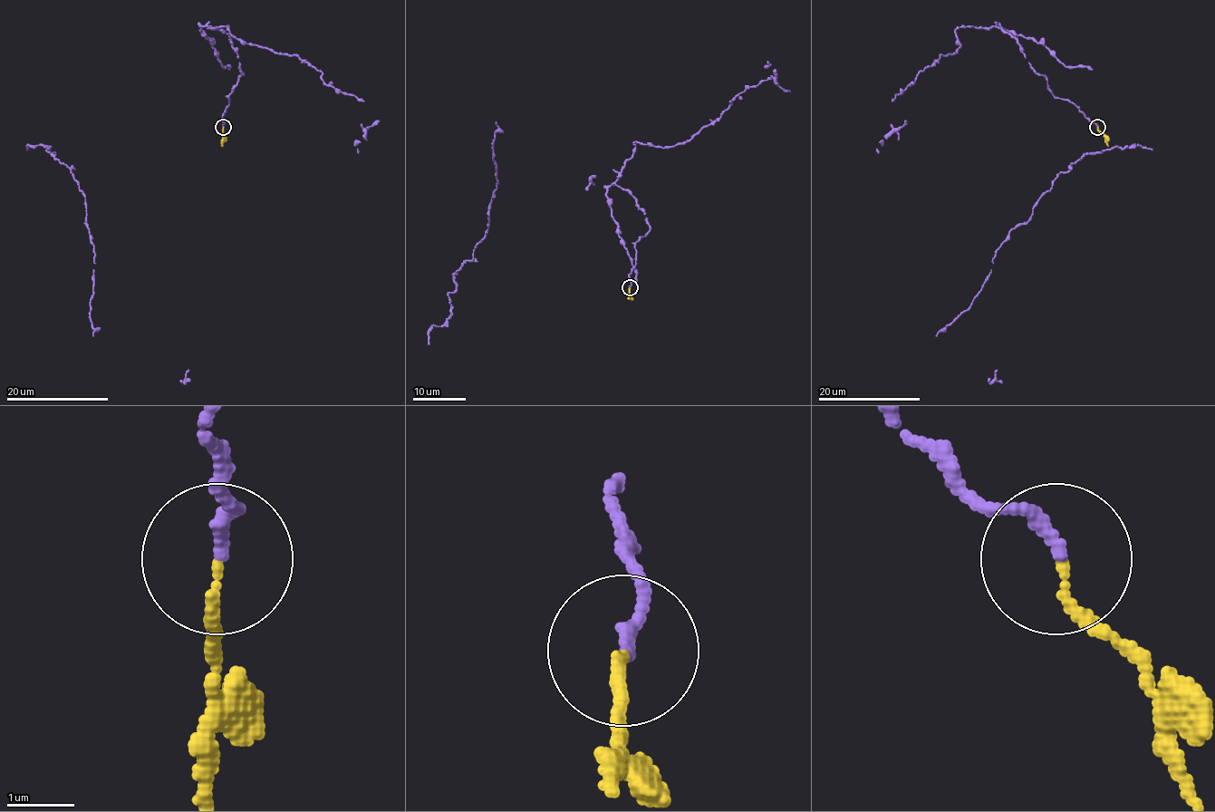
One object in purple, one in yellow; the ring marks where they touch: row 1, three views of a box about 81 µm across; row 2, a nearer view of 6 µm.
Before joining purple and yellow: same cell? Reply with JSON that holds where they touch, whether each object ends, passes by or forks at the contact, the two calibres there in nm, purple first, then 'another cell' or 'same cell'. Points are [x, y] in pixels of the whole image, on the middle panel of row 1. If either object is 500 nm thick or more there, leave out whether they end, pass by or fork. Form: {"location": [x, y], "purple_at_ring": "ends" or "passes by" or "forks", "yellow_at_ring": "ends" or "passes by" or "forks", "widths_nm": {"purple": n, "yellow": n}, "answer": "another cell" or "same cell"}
{"location": [630, 287], "purple_at_ring": "ends", "yellow_at_ring": "ends", "widths_nm": {"purple": 200, "yellow": 120}, "answer": "another cell"}

